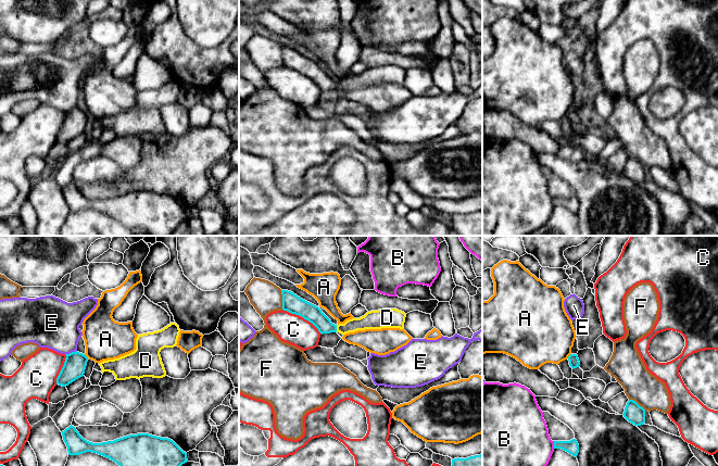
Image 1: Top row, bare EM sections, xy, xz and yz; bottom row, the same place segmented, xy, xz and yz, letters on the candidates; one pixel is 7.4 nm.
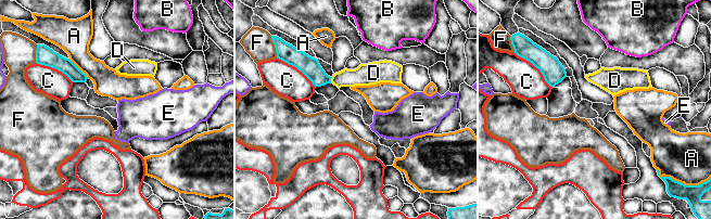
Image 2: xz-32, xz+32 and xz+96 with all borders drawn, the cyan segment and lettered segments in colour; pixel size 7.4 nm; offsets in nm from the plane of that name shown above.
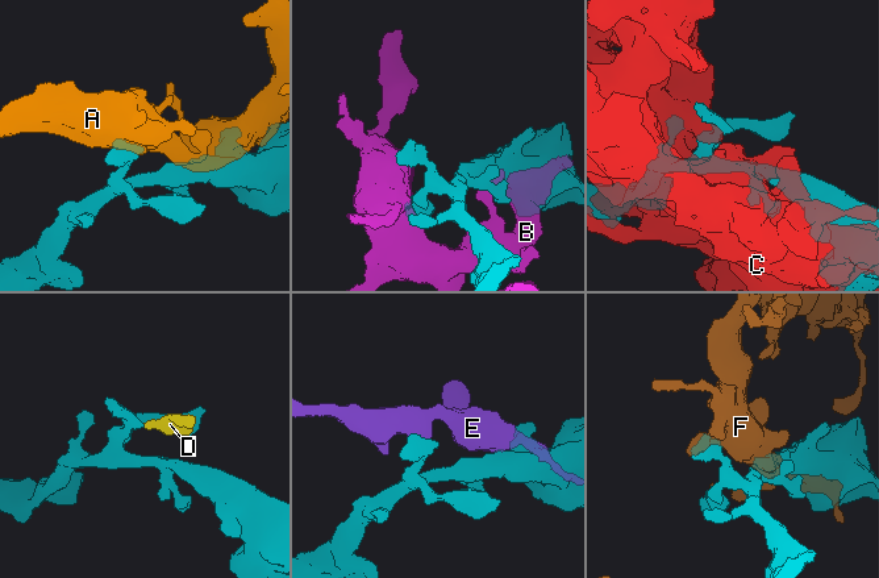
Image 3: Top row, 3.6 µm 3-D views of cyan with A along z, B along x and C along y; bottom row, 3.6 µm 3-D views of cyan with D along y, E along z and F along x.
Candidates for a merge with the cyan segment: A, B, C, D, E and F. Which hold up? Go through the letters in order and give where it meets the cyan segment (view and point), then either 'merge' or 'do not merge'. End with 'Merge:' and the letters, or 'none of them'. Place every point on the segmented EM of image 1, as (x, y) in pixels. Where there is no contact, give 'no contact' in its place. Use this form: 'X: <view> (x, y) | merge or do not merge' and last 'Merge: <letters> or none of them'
A: yz (569, 355) | do not merge
B: yz (554, 444) | do not merge
C: xz (302, 316) | do not merge
D: xz (336, 328) | merge
E: xy (72, 352) | do not merge
F: xz (282, 300) | do not merge
Merge: D

